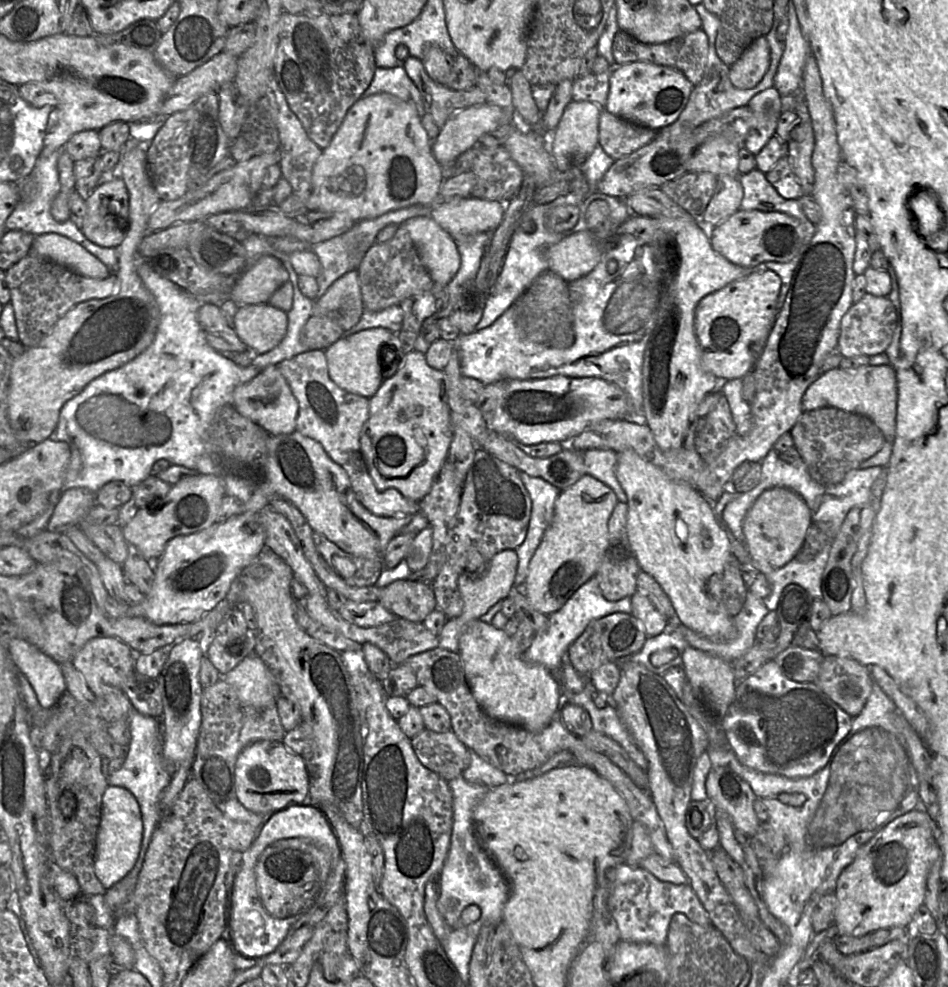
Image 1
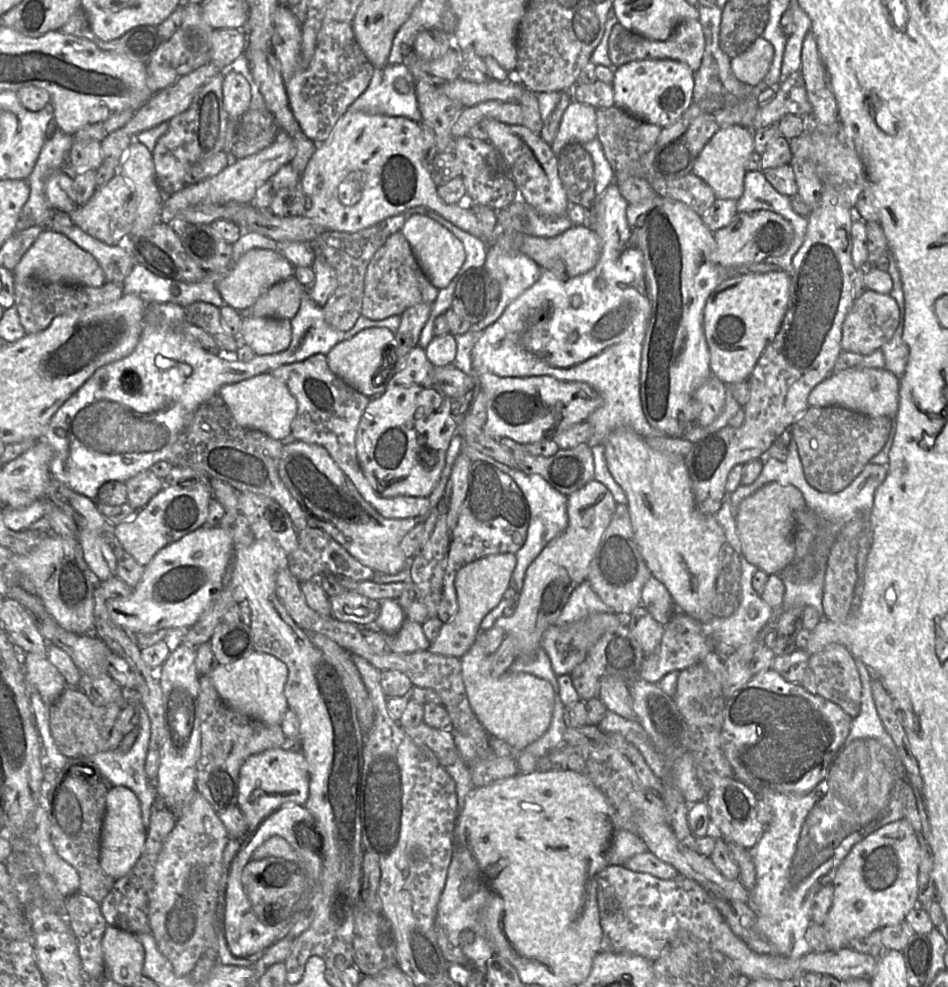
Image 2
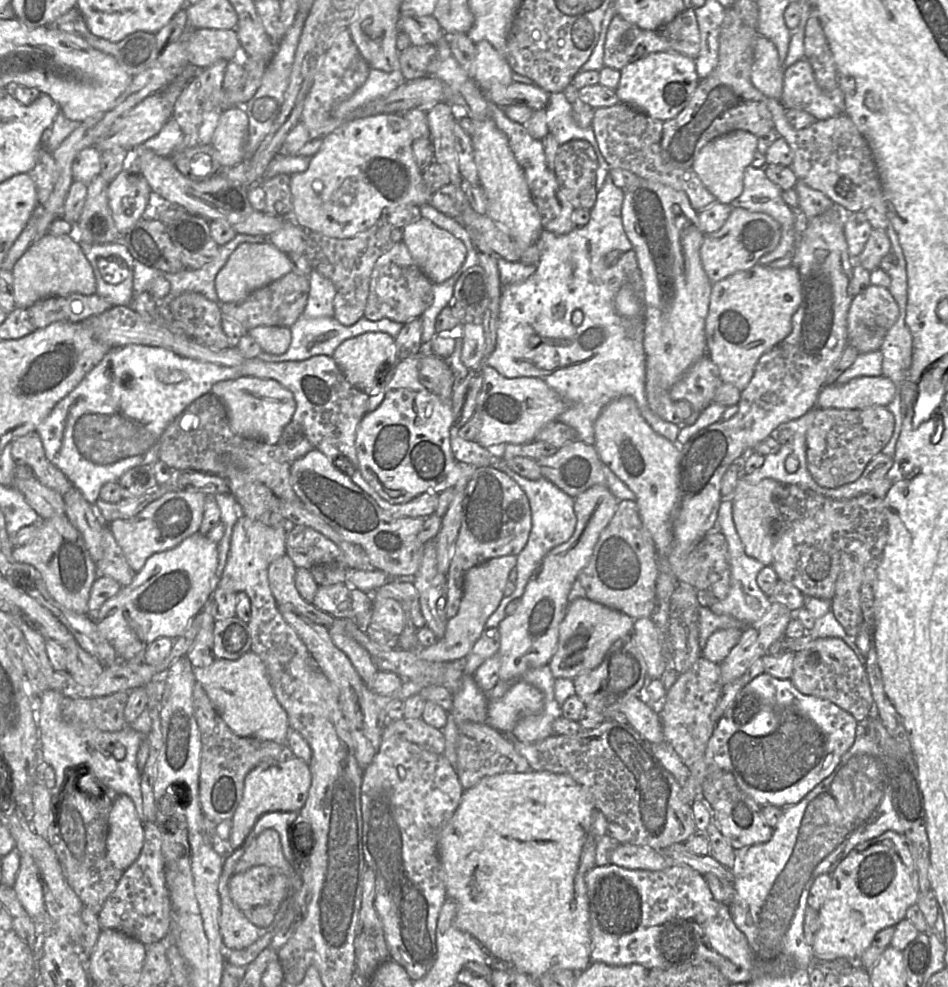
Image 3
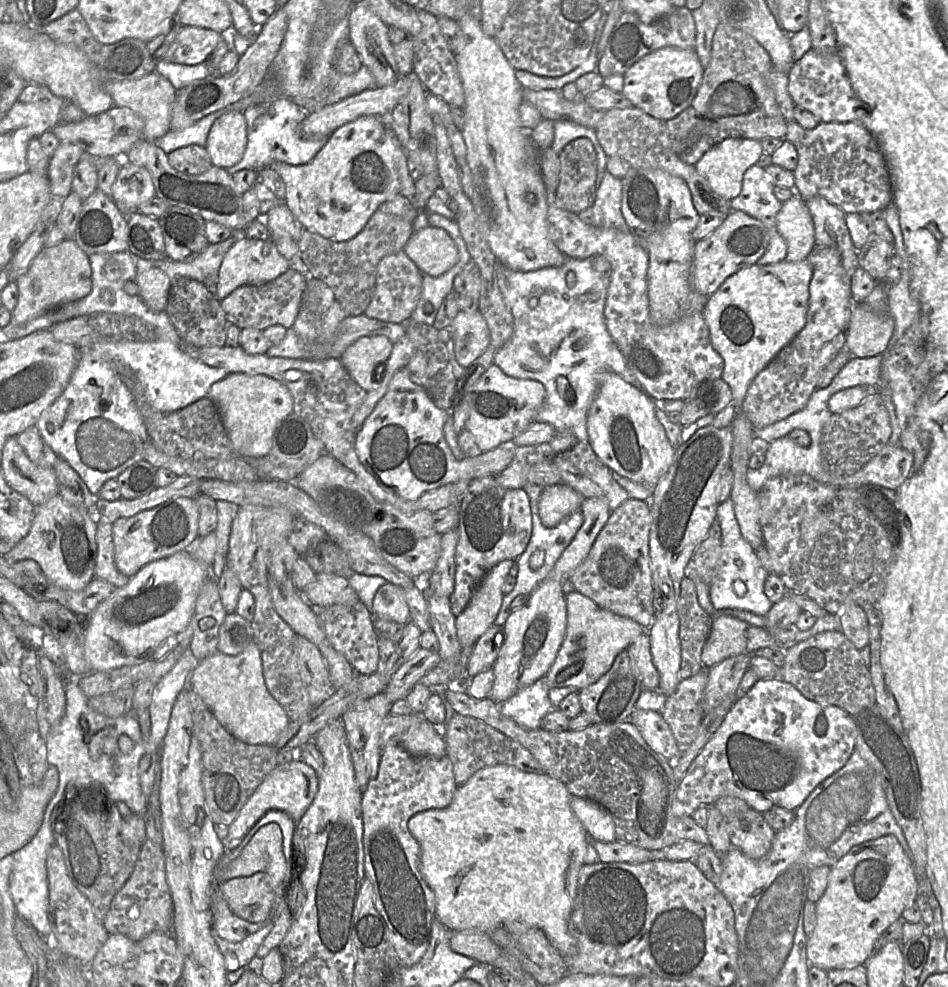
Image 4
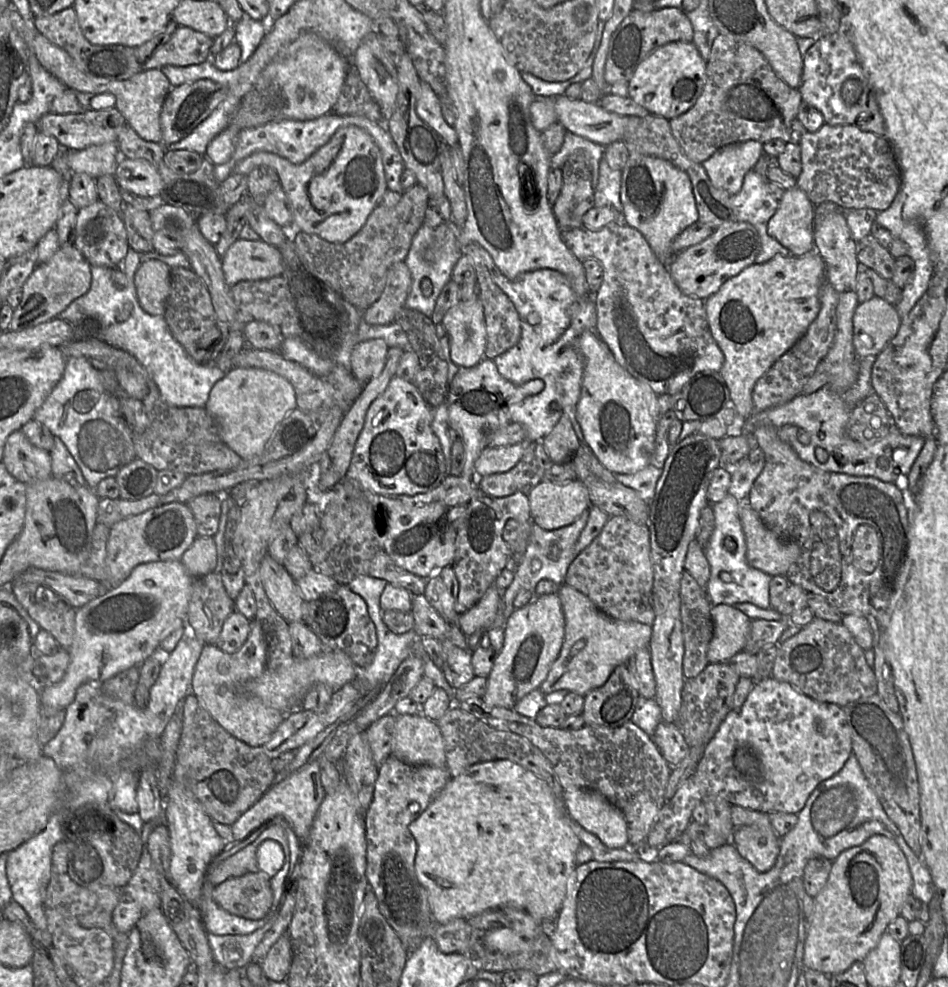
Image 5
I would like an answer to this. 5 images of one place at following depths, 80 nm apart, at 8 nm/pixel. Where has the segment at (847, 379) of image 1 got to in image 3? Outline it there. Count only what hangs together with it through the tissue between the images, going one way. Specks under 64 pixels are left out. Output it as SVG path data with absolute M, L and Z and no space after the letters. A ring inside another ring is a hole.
M883 376L857 377L837 385L825 385L819 392L817 406L822 409L863 409L874 405L888 406L894 399L897 387Z

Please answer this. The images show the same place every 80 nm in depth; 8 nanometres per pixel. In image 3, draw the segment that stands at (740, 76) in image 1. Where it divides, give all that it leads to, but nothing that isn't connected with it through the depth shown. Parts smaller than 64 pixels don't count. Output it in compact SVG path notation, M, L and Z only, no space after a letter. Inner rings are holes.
M759 36L750 75L752 84L768 98L779 101L783 92L784 69L774 43Z

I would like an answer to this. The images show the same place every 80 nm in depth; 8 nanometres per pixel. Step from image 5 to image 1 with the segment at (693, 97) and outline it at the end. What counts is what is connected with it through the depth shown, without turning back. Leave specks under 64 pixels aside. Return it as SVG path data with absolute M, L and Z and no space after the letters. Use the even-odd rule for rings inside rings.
M652 62L617 65L609 76L604 110L624 120L659 131L673 124L684 110L694 85L679 70Z

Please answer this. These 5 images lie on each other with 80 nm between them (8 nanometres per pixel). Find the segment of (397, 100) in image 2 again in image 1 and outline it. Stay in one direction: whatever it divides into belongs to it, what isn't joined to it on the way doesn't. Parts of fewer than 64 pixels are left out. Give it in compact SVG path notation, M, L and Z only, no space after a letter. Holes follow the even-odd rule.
M404 66L376 67L373 79L361 97L364 98L378 93L388 93L402 100L412 102L419 113L420 119L424 114L421 94L408 77Z

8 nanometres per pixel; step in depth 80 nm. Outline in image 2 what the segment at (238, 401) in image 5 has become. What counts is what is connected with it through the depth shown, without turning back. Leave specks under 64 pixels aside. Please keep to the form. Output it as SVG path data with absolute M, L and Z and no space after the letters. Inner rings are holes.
M270 372L226 384L218 393L227 403L240 426L259 430L278 441L285 441L292 436L292 425L298 410L297 400L287 385Z

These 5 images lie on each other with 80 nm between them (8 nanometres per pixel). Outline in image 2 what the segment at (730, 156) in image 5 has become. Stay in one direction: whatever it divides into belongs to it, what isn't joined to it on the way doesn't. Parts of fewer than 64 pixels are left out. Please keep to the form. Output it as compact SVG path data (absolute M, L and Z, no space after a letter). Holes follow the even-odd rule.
M732 125L717 131L706 143L695 160L691 173L705 181L713 190L716 199L741 198L744 191L746 162L754 152L752 129Z

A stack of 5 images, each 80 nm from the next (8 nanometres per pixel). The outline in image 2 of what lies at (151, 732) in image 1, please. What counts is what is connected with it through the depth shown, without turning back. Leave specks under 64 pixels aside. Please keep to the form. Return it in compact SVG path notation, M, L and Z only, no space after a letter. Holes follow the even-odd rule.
M128 699L127 702L134 702L138 710L138 734L132 746L127 751L117 748L112 751L97 752L89 760L97 768L109 786L126 786L134 792L140 804L143 824L147 828L150 820L151 807L156 798L155 781L151 781L145 772L145 761L151 735L151 723L147 711L142 704L132 699Z

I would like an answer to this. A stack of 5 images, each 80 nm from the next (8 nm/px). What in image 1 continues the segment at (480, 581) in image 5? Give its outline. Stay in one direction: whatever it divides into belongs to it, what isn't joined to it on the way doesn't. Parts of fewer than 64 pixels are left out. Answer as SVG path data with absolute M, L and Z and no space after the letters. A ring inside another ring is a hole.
M478 447L463 485L456 522L446 546L445 562L430 584L436 608L444 613L447 620L459 616L464 608L458 577L465 572L468 554L482 554L487 561L487 570L488 562L495 554L503 550L515 550L525 539L531 507L531 499L519 470Z

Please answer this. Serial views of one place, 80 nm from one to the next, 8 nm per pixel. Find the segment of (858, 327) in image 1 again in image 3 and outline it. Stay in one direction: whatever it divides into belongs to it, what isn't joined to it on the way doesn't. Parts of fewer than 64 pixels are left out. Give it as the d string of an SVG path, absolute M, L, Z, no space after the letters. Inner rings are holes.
M870 285L853 297L847 316L849 340L859 326L886 336L898 316L899 306L890 291L882 286Z

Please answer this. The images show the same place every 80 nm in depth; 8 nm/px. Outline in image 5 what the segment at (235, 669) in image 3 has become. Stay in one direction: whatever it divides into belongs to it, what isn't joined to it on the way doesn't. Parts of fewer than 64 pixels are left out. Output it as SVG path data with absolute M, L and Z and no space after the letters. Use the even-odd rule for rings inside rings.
M253 619L250 621L248 638L237 652L226 653L215 645L204 645L192 677L191 692L197 697L201 705L226 731L251 746L264 745L286 716L279 710L265 705L258 697L242 694L240 689L244 683L259 677L263 673L266 658L267 643L265 636L261 624Z

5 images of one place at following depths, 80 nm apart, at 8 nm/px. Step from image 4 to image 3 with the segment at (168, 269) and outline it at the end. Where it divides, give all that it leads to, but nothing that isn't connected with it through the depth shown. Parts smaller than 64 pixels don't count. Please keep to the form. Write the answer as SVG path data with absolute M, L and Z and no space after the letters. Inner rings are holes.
M237 234L226 244L220 245L216 256L200 269L183 269L176 273L161 271L161 276L169 279L170 292L159 304L167 304L177 296L186 292L196 292L207 299L221 304L215 287L215 279L226 264L232 252L242 243L266 243L267 239L260 235Z

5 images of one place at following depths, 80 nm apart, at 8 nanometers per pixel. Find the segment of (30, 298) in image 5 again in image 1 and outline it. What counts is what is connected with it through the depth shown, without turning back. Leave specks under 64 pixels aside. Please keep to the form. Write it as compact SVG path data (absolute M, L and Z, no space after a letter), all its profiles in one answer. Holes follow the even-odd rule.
M56 233L37 235L31 253L89 278L105 279L111 273L104 263L83 246Z

